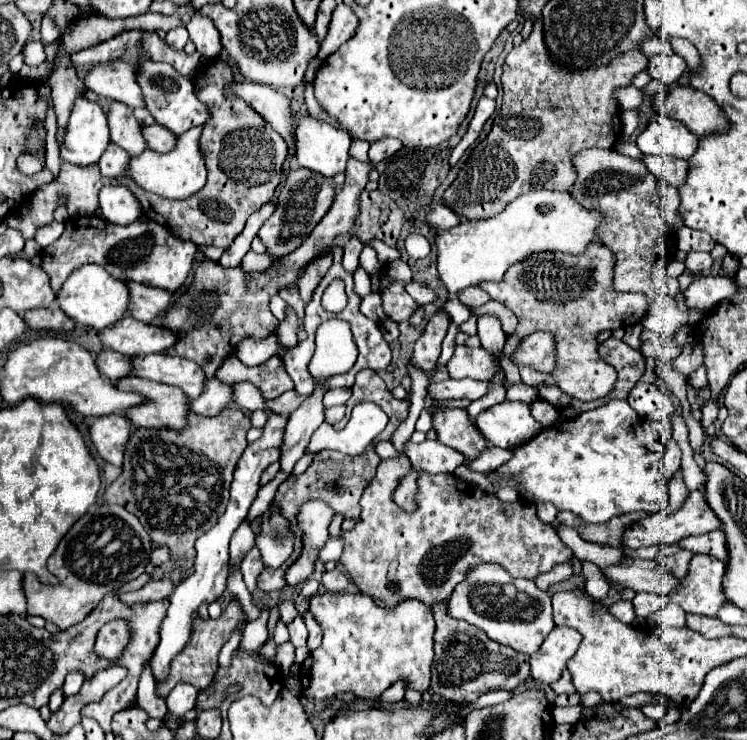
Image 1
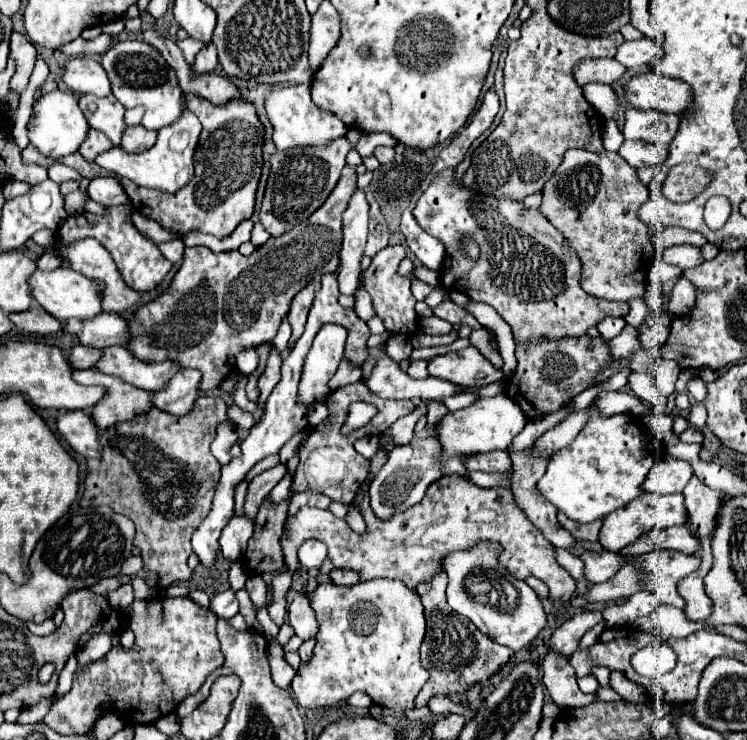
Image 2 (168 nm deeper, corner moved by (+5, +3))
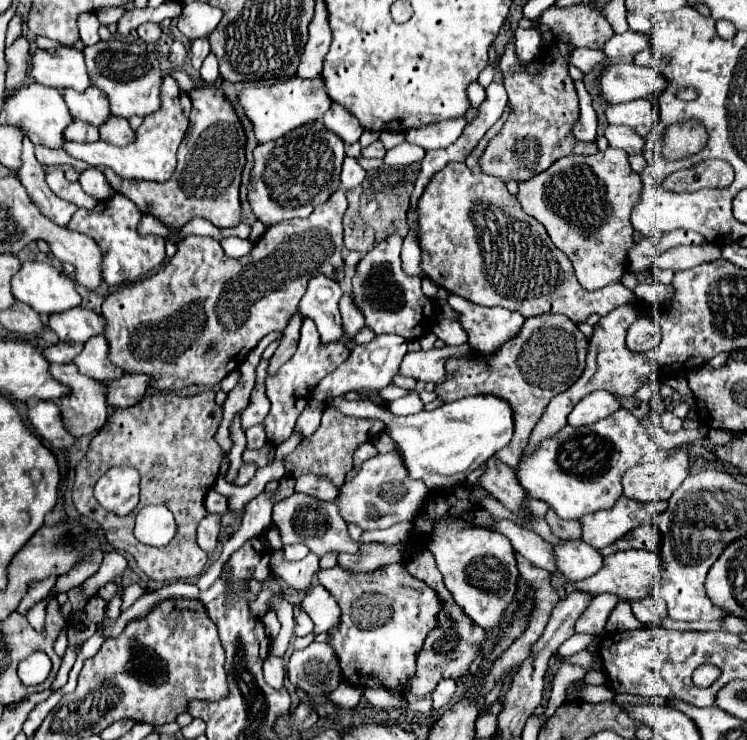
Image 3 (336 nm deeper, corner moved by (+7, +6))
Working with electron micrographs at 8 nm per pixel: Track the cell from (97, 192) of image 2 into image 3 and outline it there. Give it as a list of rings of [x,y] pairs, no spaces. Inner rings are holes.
[[[87,168],[87,170],[83,170],[83,172],[79,174],[79,184],[83,186],[83,190],[85,190],[87,194],[91,194],[91,196],[95,196],[95,198],[99,198],[99,200],[107,200],[107,198],[111,198],[111,196],[115,194],[115,190],[109,186],[109,182],[107,182],[107,178],[103,176],[103,172],[97,170],[97,168]]]

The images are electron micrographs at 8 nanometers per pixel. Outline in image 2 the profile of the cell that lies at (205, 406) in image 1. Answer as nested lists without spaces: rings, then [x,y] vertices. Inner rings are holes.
[[[181,369],[167,389],[153,393],[153,405],[171,413],[171,415],[187,415],[195,407],[195,399],[199,397],[199,379],[203,375],[197,369]]]

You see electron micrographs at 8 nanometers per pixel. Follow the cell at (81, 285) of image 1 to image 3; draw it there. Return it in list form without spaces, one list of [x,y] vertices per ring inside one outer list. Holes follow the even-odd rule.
[[[23,262],[21,270],[11,278],[11,290],[17,300],[29,304],[39,314],[65,312],[81,304],[81,296],[77,294],[75,284],[67,276],[63,276],[55,266],[47,262]]]

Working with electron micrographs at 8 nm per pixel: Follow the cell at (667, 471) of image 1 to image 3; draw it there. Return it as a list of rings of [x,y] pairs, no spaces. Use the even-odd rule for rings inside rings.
[[[681,444],[677,452],[665,462],[641,464],[627,470],[623,476],[623,494],[645,504],[669,500],[689,474],[687,446],[689,444]]]

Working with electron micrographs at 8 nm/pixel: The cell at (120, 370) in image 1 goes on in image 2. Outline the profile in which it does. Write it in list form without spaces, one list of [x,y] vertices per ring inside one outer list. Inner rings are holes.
[[[75,345],[71,351],[69,351],[69,361],[75,369],[91,369],[95,367],[95,361],[99,361],[101,357],[101,349],[95,349],[95,347],[85,347],[85,345]]]

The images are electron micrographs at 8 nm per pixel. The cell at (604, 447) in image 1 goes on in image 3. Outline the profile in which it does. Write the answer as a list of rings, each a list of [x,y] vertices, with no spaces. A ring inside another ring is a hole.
[[[621,408],[591,426],[585,426],[585,428],[565,426],[565,430],[559,430],[557,434],[553,434],[553,438],[545,438],[545,442],[541,442],[541,446],[537,446],[533,454],[525,456],[519,462],[515,476],[517,476],[517,482],[525,488],[525,492],[531,498],[547,502],[549,508],[553,508],[559,518],[577,520],[579,516],[605,510],[615,504],[615,500],[623,494],[623,488],[621,488],[623,474],[629,468],[641,464],[641,456],[647,454],[647,448],[649,448],[649,436],[645,434],[645,428],[629,410]]]

